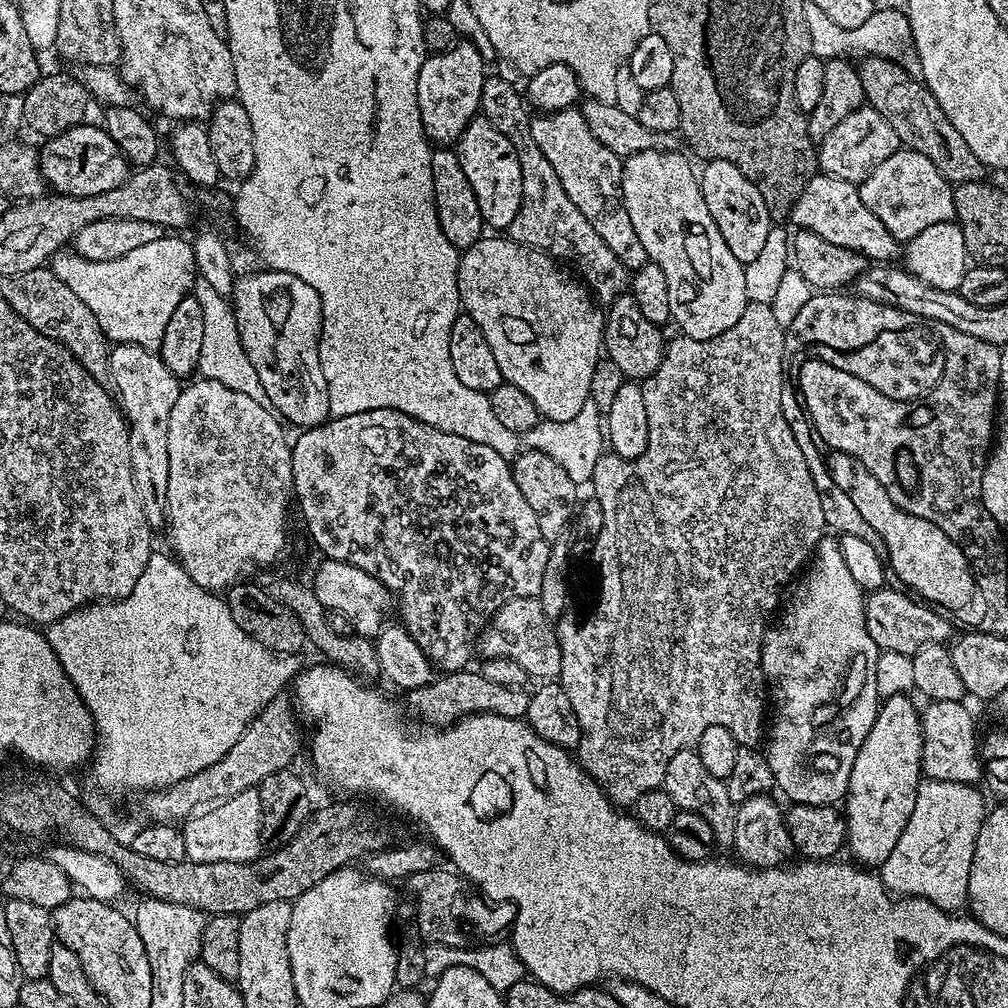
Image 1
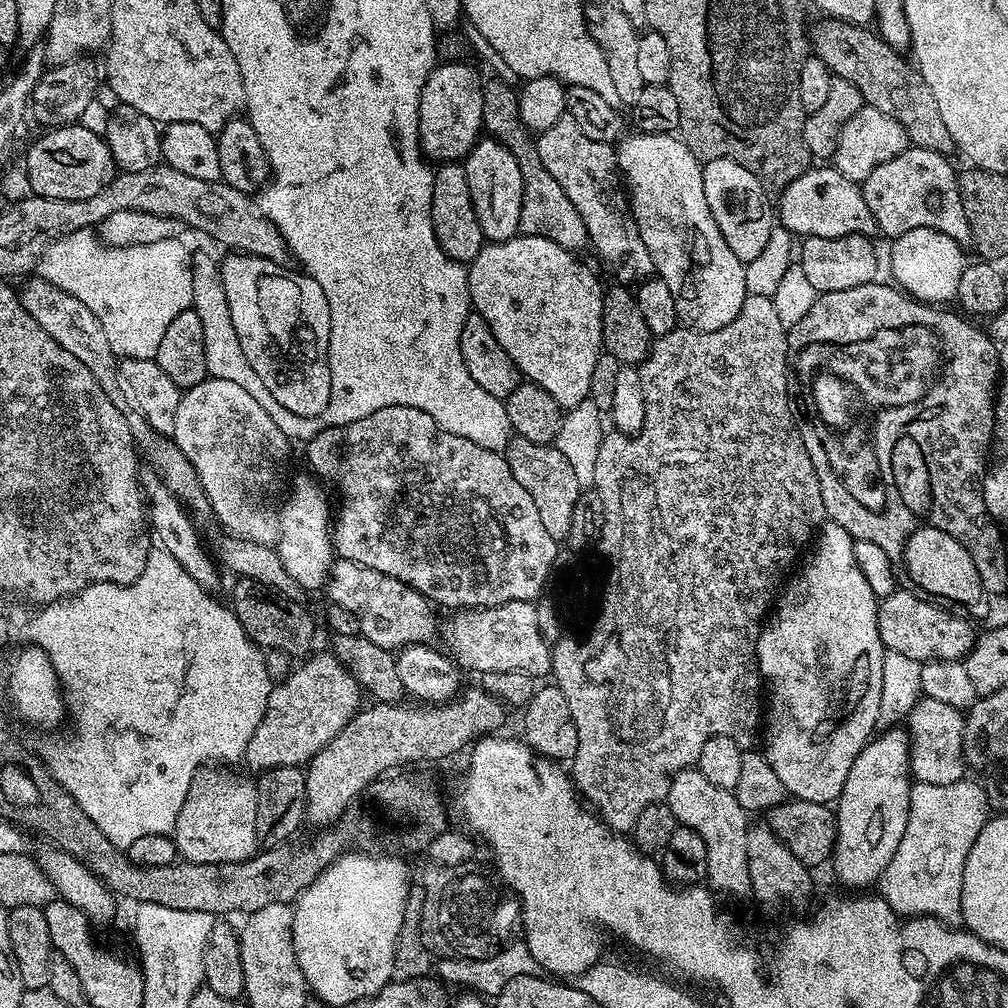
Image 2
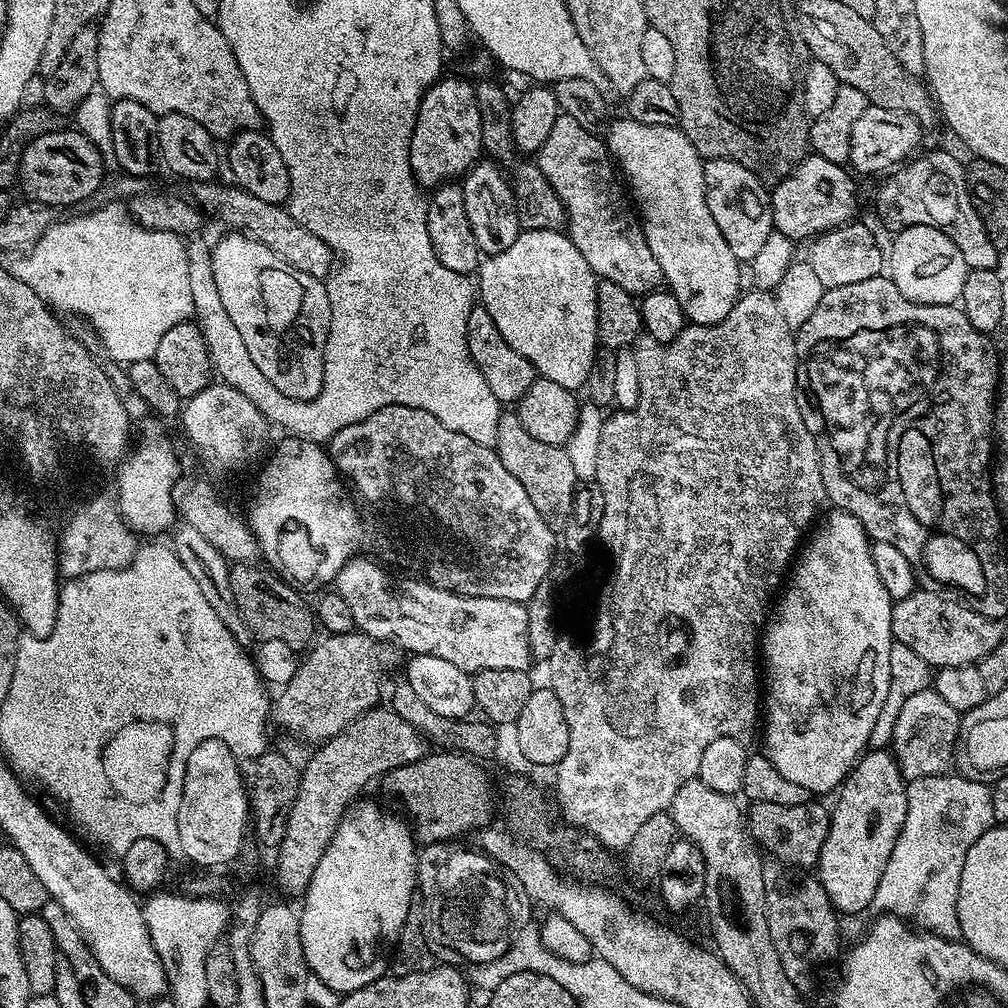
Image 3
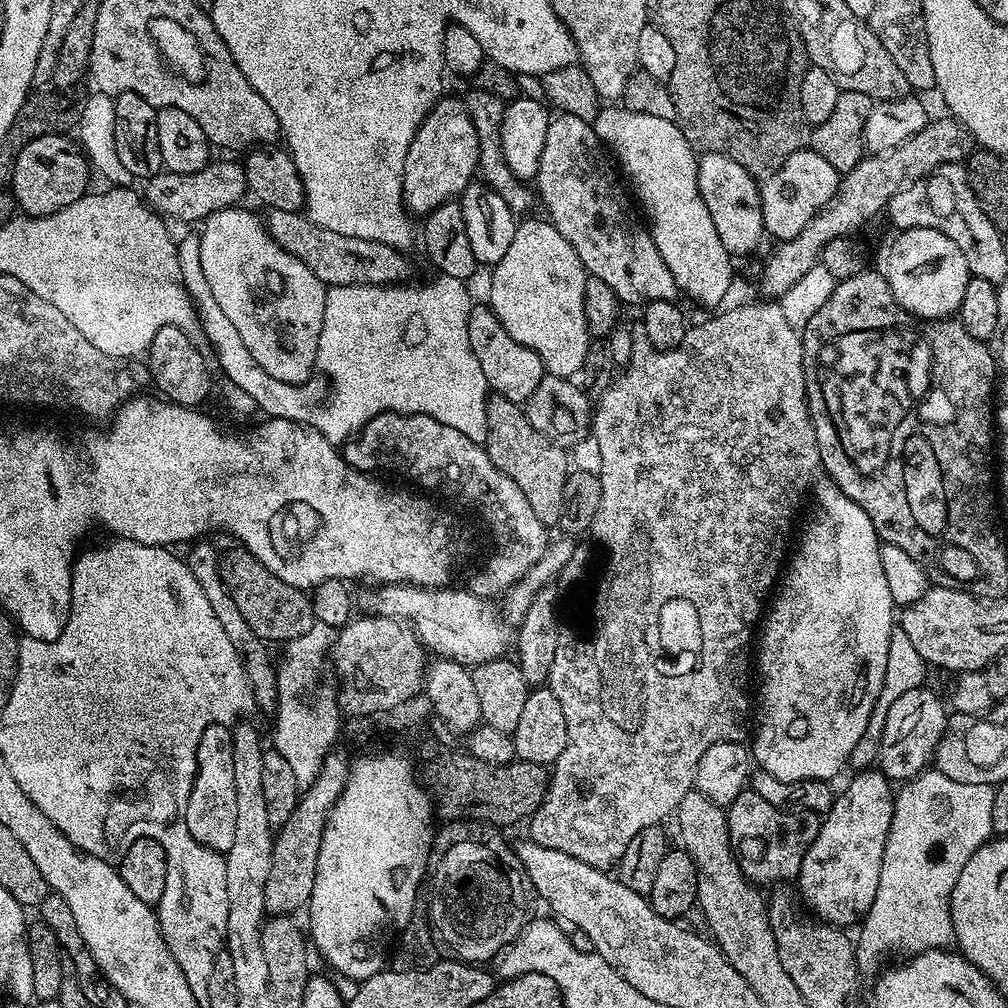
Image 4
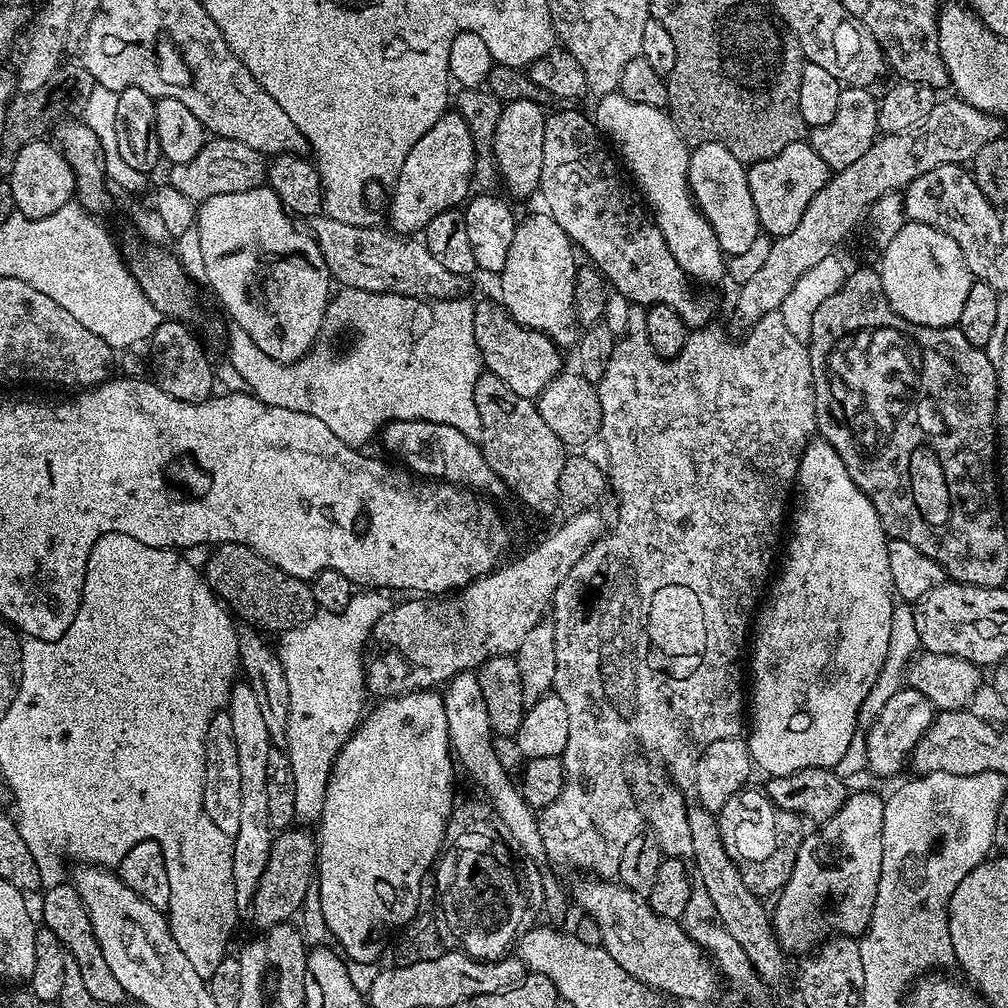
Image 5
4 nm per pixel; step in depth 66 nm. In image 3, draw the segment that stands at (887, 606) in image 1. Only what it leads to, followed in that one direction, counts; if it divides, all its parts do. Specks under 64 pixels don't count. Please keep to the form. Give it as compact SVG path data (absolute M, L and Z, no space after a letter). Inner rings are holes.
M917 590L892 605L892 639L910 646L933 669L975 665L1006 638L1003 619L991 620L970 610L955 598Z

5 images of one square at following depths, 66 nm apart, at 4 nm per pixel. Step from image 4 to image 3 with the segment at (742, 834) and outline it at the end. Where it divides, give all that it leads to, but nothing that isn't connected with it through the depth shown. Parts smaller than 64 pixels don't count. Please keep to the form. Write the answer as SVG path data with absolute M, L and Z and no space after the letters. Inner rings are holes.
M758 802L746 812L746 827L749 837L765 853L769 852L773 861L793 870L812 870L822 854L822 842L830 830L832 817L827 807L809 802L798 806L778 806L775 802Z

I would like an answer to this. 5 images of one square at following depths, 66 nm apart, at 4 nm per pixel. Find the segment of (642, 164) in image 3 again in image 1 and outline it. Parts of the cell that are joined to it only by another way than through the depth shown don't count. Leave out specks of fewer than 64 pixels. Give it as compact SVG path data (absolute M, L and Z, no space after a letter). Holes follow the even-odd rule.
M642 150L627 157L623 161L622 194L626 202L626 214L630 214L634 231L638 233L642 246L646 246L649 261L662 266L662 274L666 274L674 324L680 327L679 331L685 336L695 340L709 340L730 330L730 326L742 318L750 303L746 294L746 274L744 265L738 262L738 258L734 258L734 254L730 254L730 246L726 246L722 230L718 230L714 218L710 218L710 210L706 210L697 173L692 173L687 158L680 155L679 151Z

